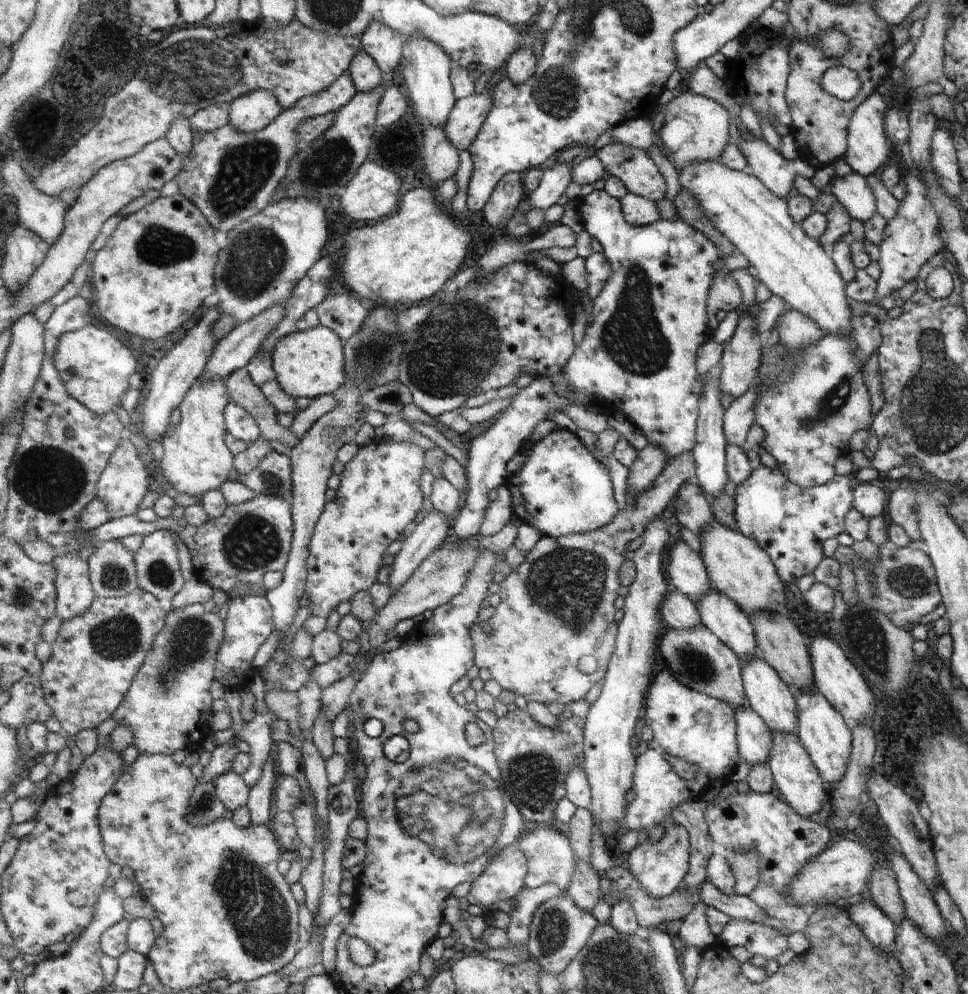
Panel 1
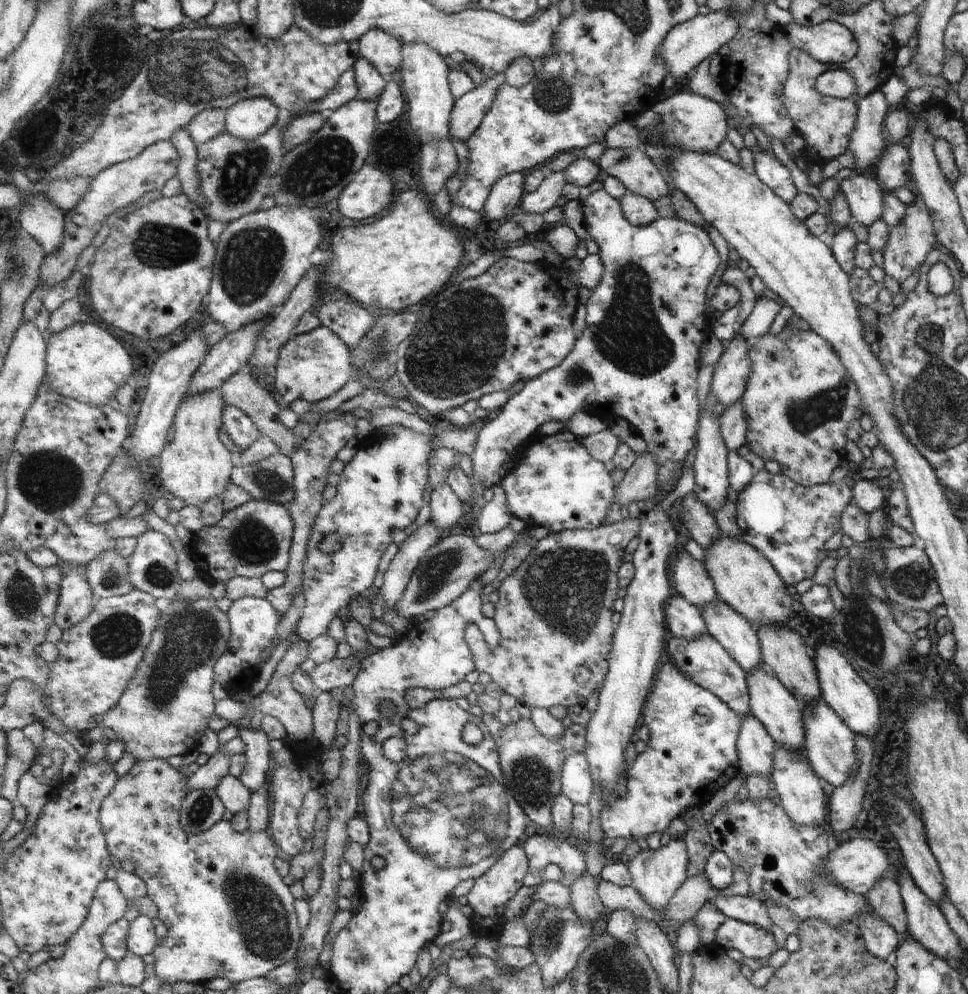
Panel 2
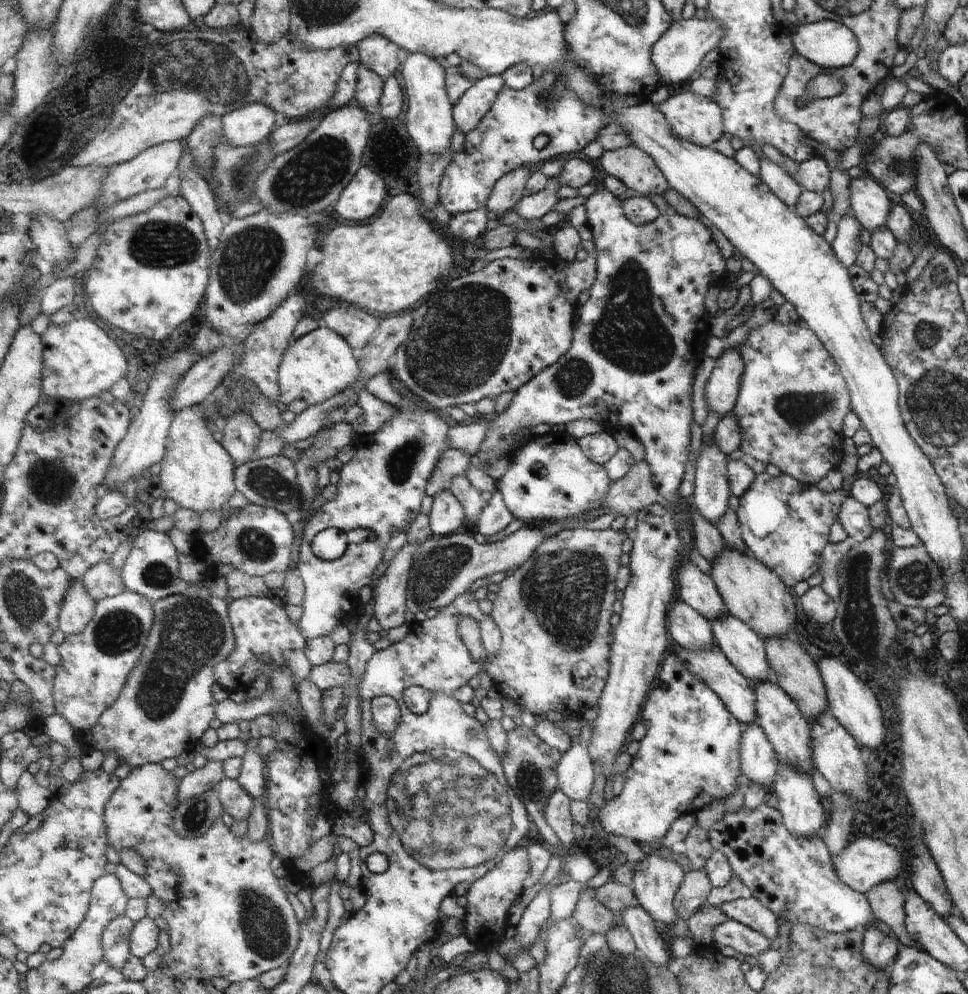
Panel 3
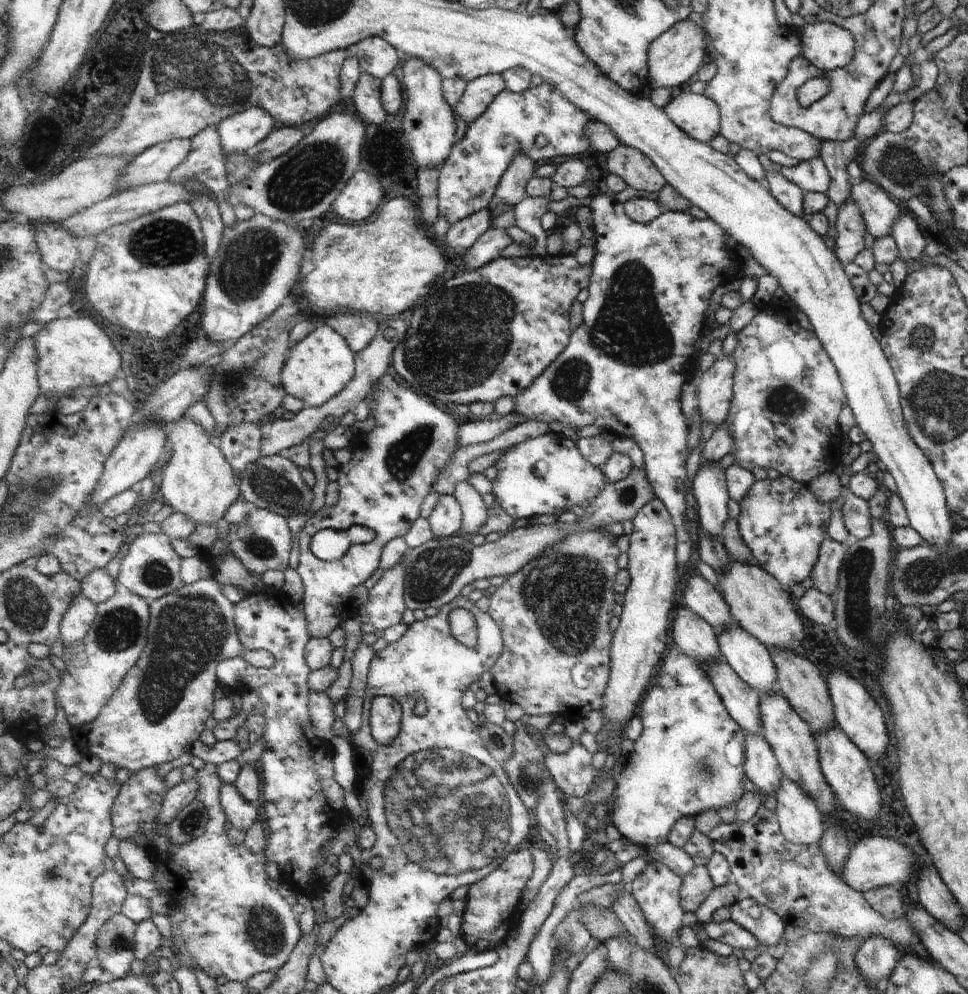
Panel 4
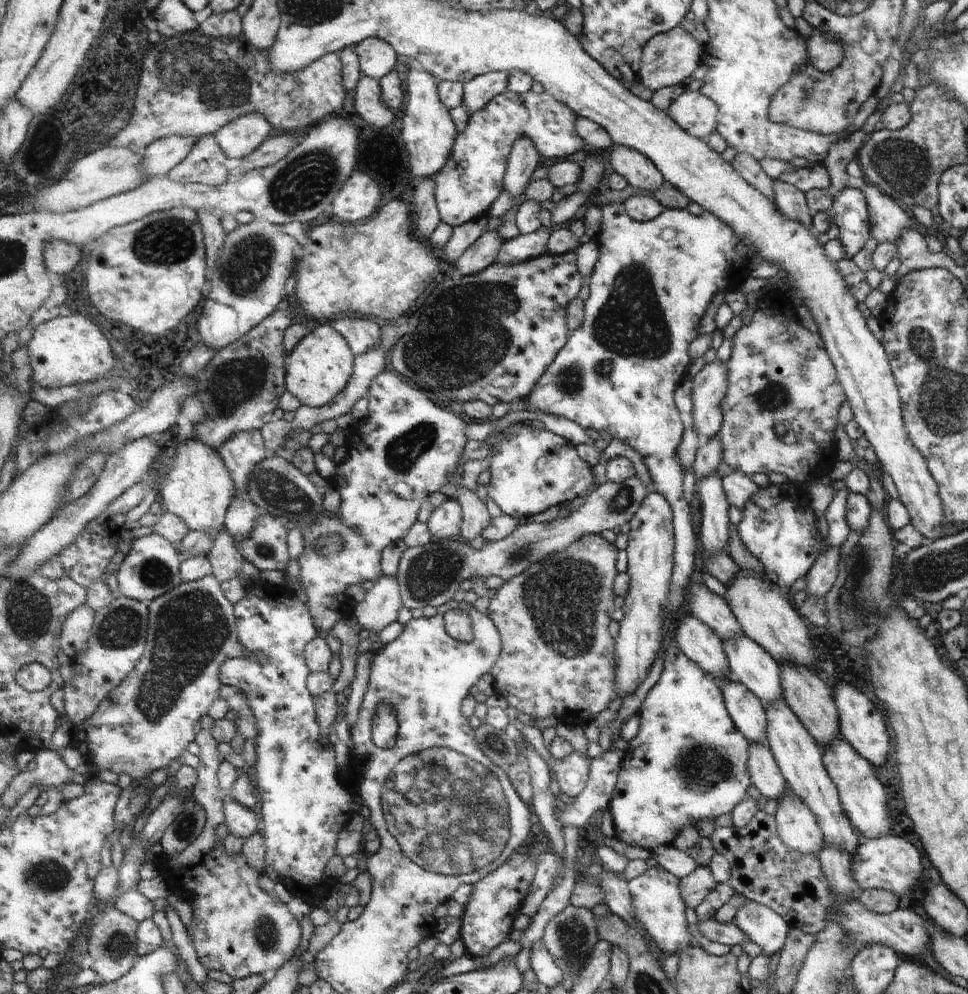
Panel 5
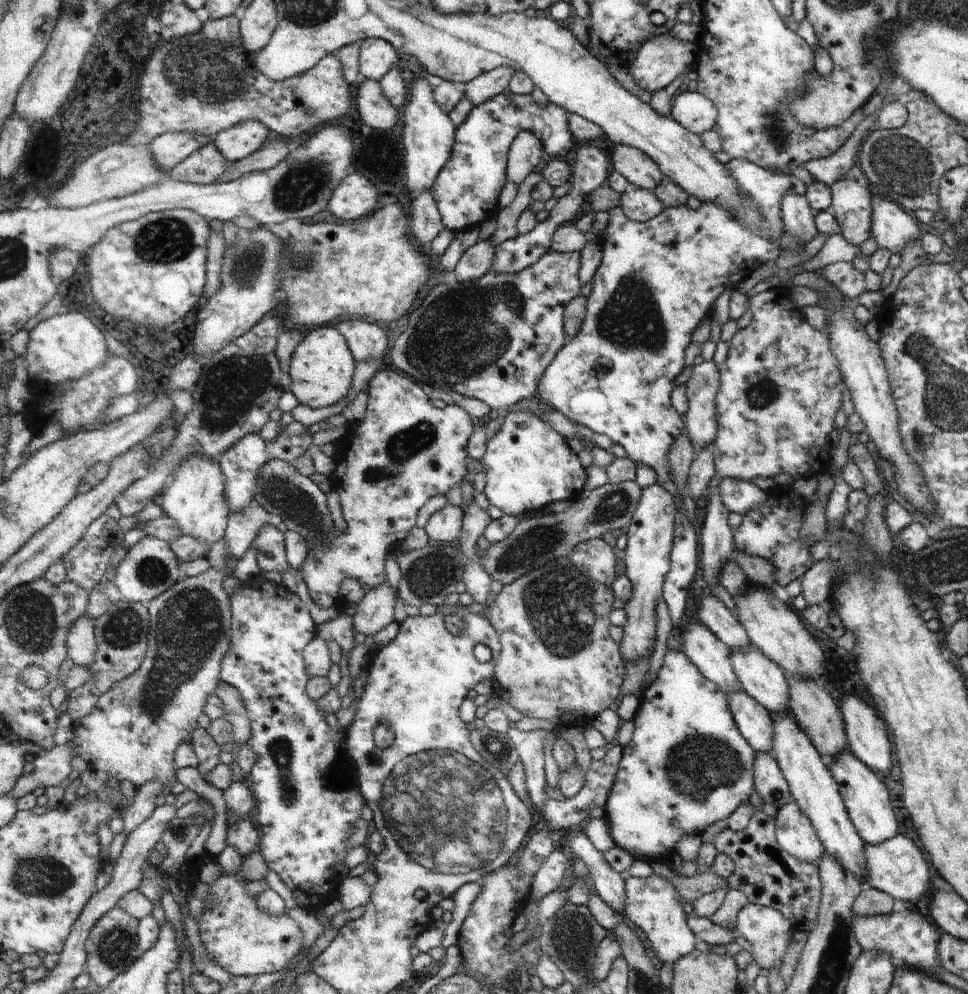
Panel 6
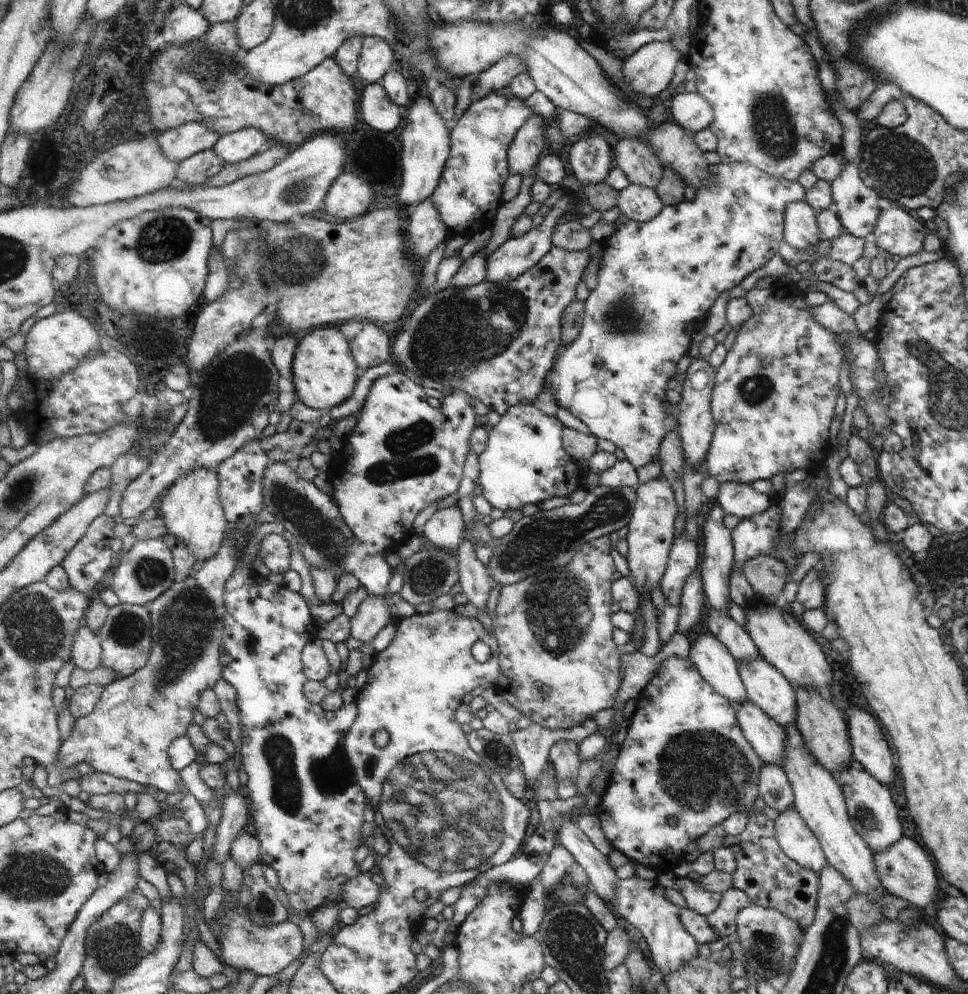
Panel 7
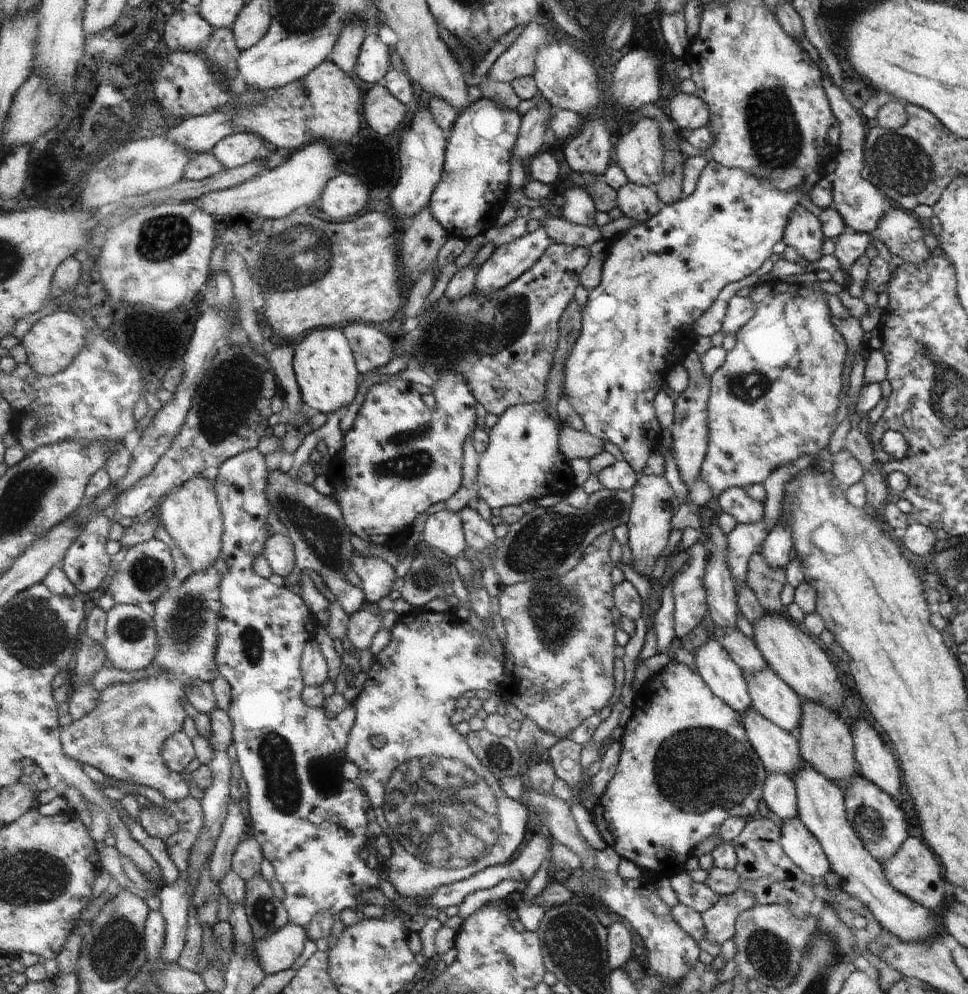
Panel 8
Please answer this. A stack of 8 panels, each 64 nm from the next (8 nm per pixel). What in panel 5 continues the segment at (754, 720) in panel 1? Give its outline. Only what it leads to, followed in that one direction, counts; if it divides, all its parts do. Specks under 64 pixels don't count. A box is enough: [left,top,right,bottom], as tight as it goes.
[746,742,786,801]

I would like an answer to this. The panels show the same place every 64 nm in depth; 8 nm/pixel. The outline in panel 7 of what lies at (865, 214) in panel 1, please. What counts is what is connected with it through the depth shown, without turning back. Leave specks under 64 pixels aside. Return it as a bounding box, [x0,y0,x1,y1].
[870,202,928,259]

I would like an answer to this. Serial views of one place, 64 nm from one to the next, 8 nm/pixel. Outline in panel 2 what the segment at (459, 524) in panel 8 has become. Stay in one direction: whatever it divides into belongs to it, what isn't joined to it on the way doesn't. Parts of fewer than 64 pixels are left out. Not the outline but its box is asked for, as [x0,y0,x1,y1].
[430,483,463,534]

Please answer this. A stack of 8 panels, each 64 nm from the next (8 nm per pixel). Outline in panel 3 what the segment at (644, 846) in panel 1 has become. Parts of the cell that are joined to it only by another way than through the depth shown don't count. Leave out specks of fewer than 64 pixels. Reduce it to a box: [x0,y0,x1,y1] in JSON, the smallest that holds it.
[631,853,686,926]

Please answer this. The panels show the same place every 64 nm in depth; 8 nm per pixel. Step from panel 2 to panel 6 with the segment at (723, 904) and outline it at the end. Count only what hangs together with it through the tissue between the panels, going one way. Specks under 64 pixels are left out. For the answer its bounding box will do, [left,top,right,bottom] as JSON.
[735,903,793,971]

